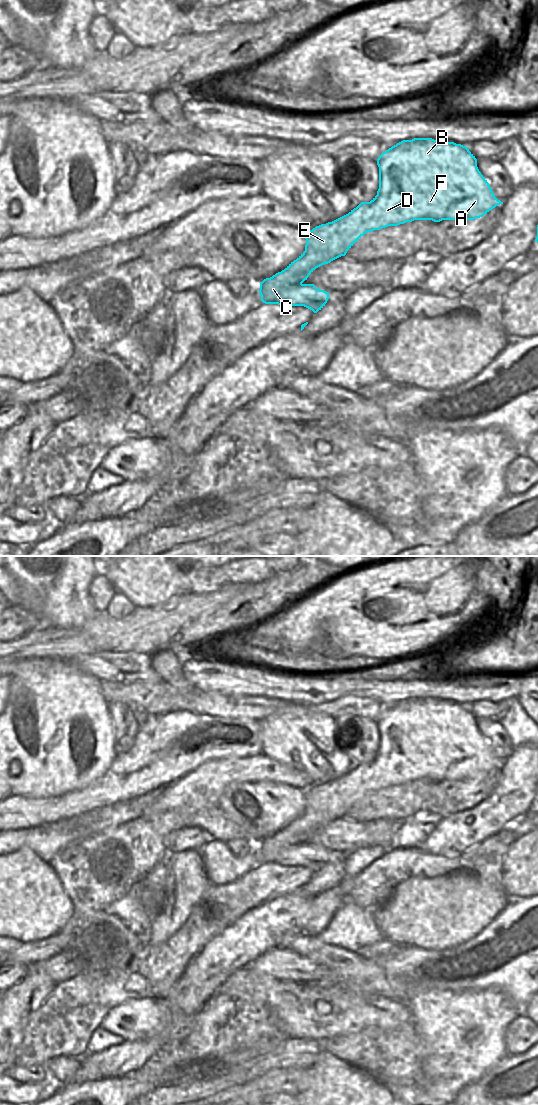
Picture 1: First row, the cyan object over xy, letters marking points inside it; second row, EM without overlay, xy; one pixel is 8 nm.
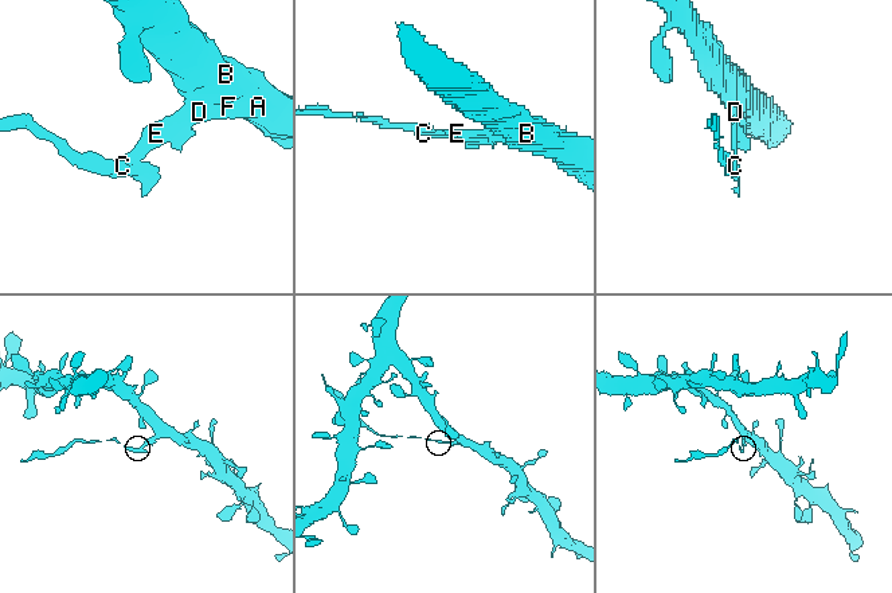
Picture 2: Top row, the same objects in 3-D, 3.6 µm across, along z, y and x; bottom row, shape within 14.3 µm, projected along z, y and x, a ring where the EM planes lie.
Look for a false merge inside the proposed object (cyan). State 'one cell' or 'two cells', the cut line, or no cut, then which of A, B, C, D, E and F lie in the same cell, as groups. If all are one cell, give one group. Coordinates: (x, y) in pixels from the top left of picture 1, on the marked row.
two cells | xy (281, 271), (284, 287), (293, 287), (301, 283) | A B D E F / C

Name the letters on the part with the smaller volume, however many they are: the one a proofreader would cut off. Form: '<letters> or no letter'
C.

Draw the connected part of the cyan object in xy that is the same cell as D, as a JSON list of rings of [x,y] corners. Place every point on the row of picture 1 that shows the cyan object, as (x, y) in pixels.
[[[414,138],[403,140],[383,152],[377,159],[379,167],[379,189],[370,202],[361,202],[348,214],[326,224],[316,226],[305,235],[305,251],[291,262],[283,273],[283,287],[292,288],[303,283],[318,267],[345,256],[347,251],[366,233],[388,226],[398,226],[414,220],[474,220],[487,214],[496,206],[503,204],[498,200],[489,183],[477,167],[477,159],[466,146],[434,140]]]

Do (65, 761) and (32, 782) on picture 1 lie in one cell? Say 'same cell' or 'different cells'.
same cell

